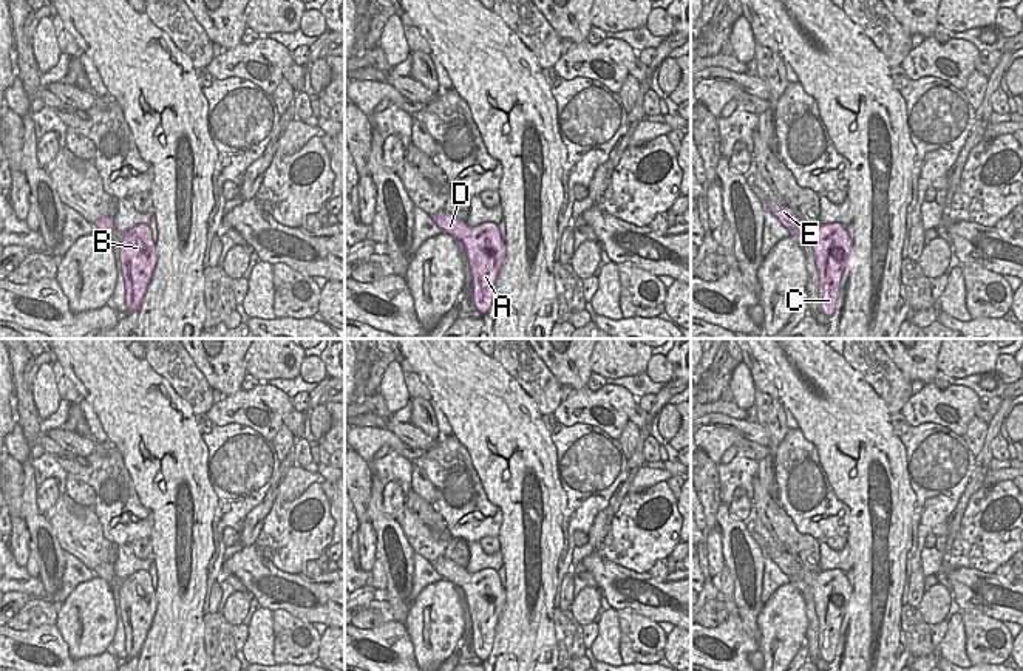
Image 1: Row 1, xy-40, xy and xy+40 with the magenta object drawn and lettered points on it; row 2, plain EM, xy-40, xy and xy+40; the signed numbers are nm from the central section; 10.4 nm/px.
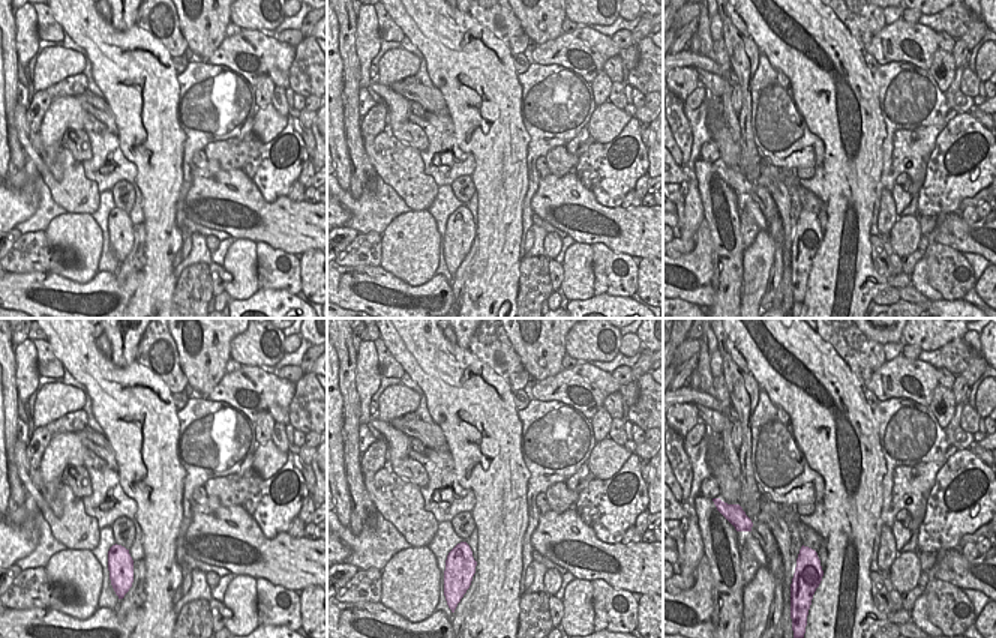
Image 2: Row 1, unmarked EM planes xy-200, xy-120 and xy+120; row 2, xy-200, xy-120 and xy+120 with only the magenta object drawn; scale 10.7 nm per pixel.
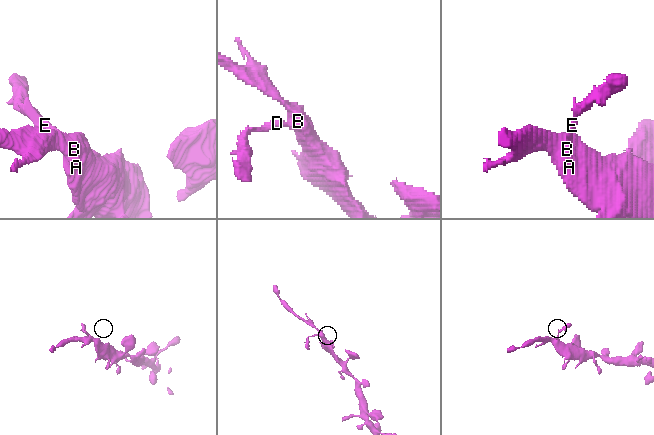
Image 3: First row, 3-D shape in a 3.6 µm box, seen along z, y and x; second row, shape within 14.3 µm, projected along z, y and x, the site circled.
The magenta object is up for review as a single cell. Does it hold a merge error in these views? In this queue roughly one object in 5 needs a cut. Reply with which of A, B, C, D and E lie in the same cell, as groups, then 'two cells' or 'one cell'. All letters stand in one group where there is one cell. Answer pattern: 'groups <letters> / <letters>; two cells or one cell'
groups A B C D E; one cell

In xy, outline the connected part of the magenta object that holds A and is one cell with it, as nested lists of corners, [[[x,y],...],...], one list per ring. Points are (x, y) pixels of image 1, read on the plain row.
[[[445,557],[430,561],[430,564],[442,578],[462,589],[471,618],[473,651],[474,656],[485,662],[505,603],[505,589],[501,584],[498,571],[484,569],[470,574]]]

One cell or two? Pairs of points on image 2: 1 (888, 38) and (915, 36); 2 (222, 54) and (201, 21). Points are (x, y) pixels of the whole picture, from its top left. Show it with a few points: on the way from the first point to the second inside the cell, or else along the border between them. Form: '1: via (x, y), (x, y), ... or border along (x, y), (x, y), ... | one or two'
1: via (894, 38), (909, 38) | one
2: border along (227, 36), (207, 57), (201, 59) | two

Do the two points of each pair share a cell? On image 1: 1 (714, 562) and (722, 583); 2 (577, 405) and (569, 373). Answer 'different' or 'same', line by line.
1: different
2: different

